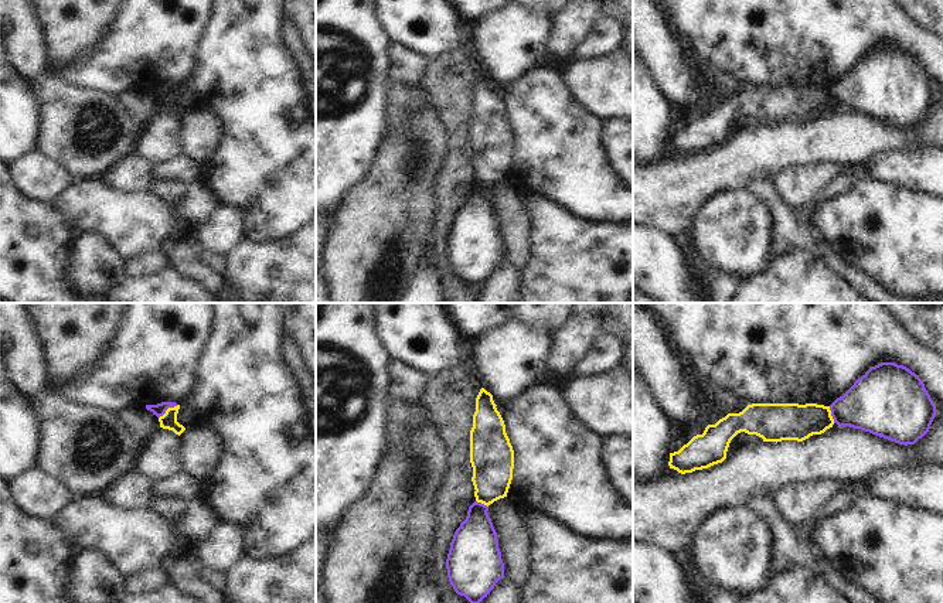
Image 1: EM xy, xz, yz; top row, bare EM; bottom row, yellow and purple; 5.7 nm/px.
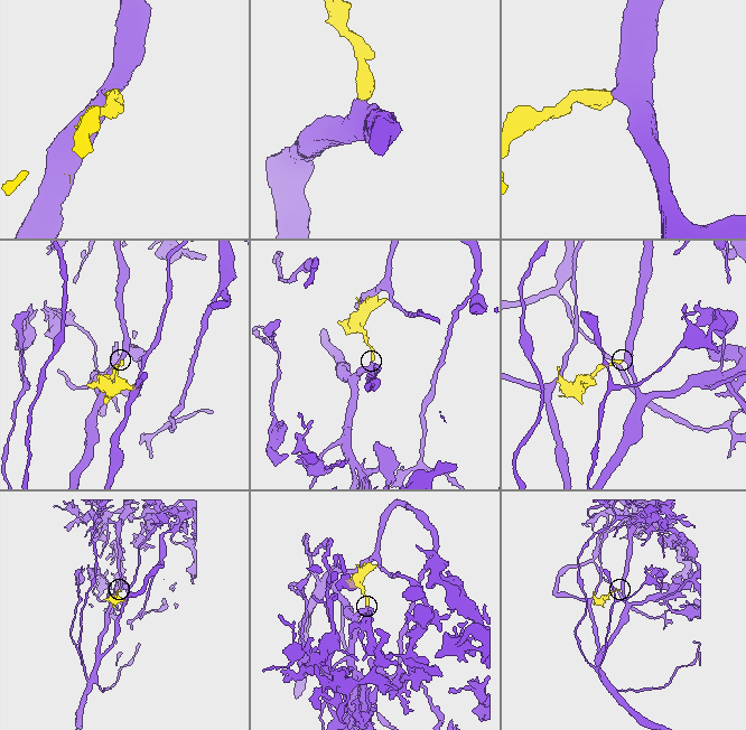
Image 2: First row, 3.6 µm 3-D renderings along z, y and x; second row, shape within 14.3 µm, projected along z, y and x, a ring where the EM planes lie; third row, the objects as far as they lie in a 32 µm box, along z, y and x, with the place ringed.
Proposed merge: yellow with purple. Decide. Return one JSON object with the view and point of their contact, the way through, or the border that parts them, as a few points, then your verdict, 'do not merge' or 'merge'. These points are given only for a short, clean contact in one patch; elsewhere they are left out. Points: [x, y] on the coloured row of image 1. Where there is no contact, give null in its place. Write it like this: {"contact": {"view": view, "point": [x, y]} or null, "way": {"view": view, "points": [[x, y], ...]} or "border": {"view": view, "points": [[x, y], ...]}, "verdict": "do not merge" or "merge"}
{"contact": {"view": "xy", "point": [167, 409]}, "border": {"view": "xy", "points": [[177, 405], [170, 406], [159, 418]]}, "verdict": "do not merge"}

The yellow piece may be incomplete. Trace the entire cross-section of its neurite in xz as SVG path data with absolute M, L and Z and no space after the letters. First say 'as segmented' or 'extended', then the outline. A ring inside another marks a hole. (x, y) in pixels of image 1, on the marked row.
as segmented; M481 388L470 430L474 497L487 507L507 497L514 469L514 450L496 406L493 395Z

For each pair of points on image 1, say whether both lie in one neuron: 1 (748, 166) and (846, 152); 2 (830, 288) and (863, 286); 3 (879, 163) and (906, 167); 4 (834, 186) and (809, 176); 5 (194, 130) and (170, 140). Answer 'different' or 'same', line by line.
1: same
2: different
3: same
4: different
5: different

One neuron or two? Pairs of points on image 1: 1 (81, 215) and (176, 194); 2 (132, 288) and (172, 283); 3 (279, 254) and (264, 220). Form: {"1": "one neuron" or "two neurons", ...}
{"1": "two neurons", "2": "one neuron", "3": "two neurons"}

